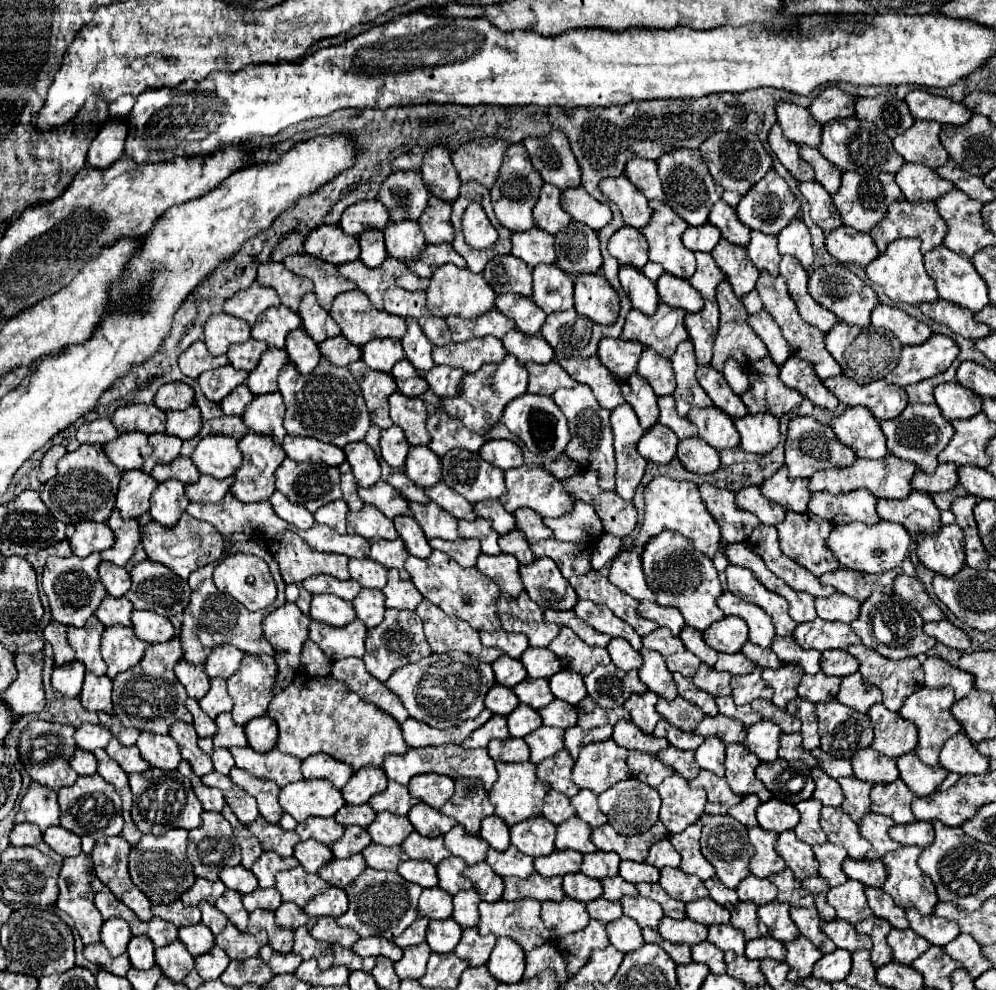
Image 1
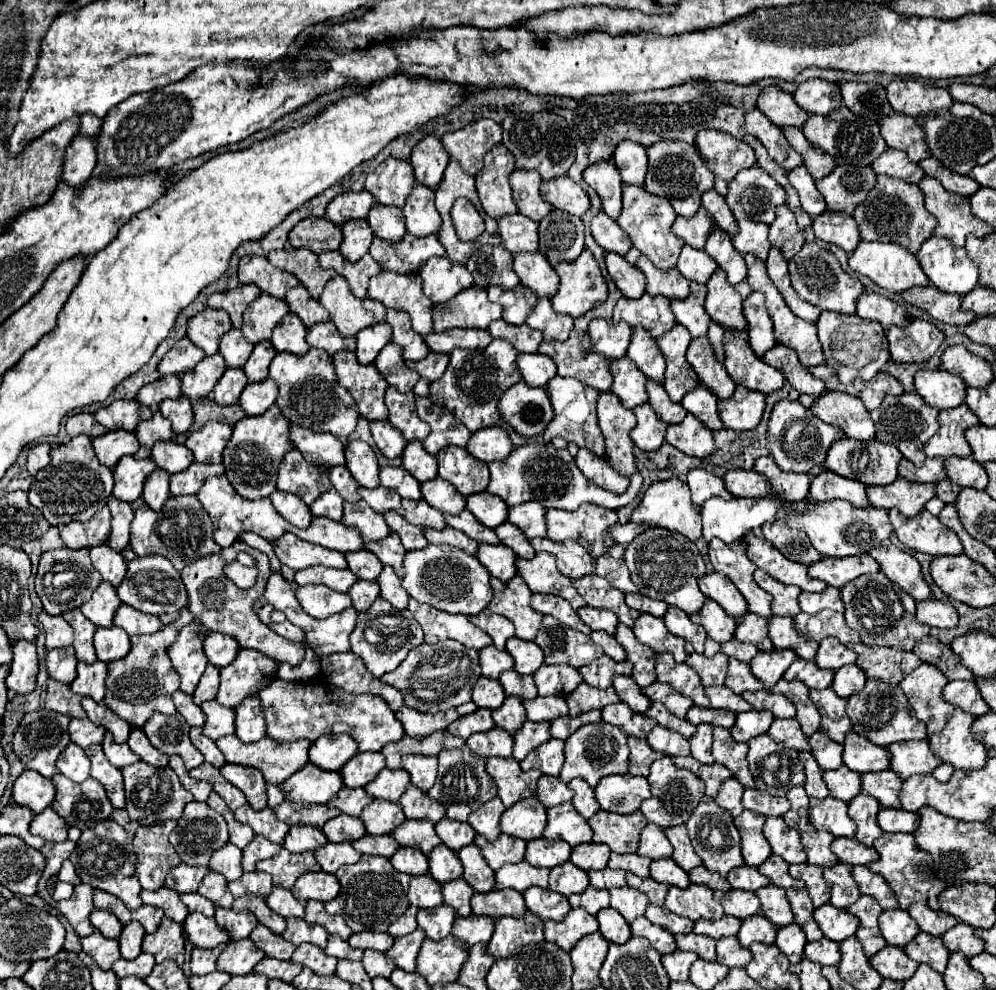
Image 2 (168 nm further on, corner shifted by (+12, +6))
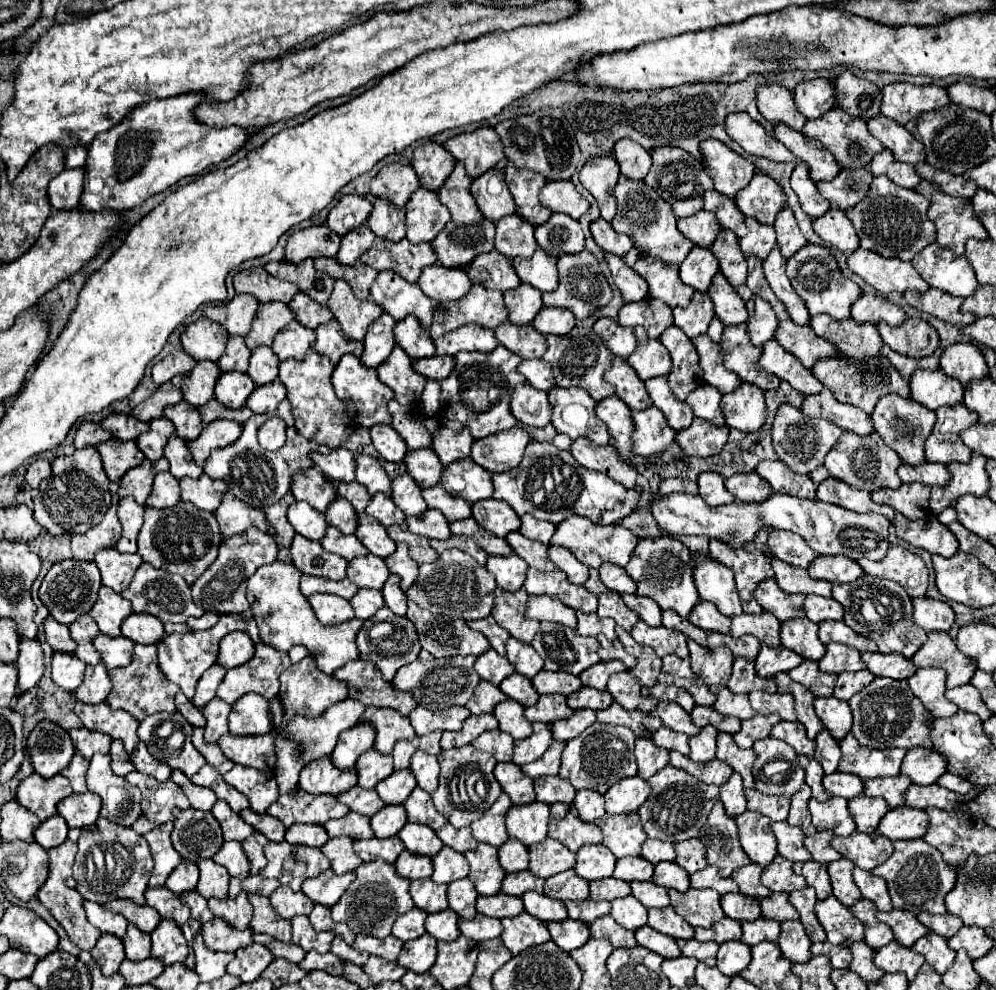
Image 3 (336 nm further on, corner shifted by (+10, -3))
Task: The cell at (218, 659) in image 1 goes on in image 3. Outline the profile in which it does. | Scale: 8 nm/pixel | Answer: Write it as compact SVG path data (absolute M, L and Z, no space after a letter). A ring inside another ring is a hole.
M232 632L226 638L222 638L216 664L230 670L240 664L246 664L252 658L252 654L254 654L254 644L252 644L250 636L242 634L242 632Z

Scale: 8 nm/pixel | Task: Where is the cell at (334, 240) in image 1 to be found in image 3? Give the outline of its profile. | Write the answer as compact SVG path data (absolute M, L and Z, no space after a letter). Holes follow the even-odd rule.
M326 224L310 226L310 228L296 230L294 234L290 234L284 260L298 264L304 258L336 256L338 248L340 248L340 236L332 232Z

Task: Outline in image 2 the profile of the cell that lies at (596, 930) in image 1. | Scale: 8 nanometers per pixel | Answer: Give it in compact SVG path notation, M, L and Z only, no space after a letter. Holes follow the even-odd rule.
M570 909L562 921L546 921L546 941L554 941L564 951L570 951L578 939L588 933L598 931L594 915L588 915L584 909Z

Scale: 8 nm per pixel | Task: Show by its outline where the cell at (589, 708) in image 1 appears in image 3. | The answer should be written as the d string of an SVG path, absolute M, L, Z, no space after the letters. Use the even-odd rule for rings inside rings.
M582 688L574 694L568 696L568 706L572 710L584 710L584 708L592 708L592 710L604 710L612 704L612 696L610 692L598 692L594 688Z

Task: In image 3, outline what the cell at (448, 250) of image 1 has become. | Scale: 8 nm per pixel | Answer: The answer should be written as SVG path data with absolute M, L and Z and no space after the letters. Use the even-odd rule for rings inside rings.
M376 238L374 244L370 246L370 250L364 252L362 262L372 266L378 272L390 270L390 272L400 274L408 282L416 282L420 272L426 266L436 264L438 258L436 258L430 242L412 244L410 240L404 238L396 244L392 244L382 238Z

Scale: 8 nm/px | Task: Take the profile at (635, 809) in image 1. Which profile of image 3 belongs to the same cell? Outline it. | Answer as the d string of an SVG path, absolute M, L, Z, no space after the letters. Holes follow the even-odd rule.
M638 776L614 784L606 794L606 812L608 814L630 814L636 812L648 798L650 784Z

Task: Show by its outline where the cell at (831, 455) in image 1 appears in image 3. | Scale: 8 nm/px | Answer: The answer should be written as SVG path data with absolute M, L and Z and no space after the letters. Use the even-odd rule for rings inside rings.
M780 404L774 416L772 424L772 440L774 440L774 450L780 456L780 460L792 468L796 474L810 474L818 466L824 464L824 456L832 450L832 446L838 442L842 436L842 428L836 424L830 424L828 420L814 420L802 414L802 410L790 406L790 404Z

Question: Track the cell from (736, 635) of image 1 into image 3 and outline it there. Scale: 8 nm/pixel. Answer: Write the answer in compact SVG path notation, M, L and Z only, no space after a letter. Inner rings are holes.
M698 602L694 612L688 618L694 626L706 630L706 632L718 632L718 634L730 634L730 624L732 620L728 616L722 616L714 604L710 602Z

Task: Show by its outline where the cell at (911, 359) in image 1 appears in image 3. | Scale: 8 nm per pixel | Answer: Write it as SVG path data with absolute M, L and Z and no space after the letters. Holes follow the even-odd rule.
M908 318L902 326L890 328L888 324L876 324L884 342L898 354L910 358L932 356L940 346L940 336L928 322L920 318Z

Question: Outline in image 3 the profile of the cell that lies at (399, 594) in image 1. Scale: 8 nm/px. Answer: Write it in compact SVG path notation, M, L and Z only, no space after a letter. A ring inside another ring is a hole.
M394 574L388 576L388 580L386 580L384 588L382 588L382 594L384 594L386 606L394 614L398 614L398 616L404 616L406 614L406 610L408 610L408 606L406 606L406 594L400 590L398 576L394 576Z

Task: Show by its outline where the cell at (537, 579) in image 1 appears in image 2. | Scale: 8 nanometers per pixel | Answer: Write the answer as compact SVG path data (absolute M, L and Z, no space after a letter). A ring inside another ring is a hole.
M536 553L534 559L516 561L518 573L534 593L552 593L566 599L572 609L580 609L586 601L576 591L570 577L564 577L556 567L556 557L550 553Z

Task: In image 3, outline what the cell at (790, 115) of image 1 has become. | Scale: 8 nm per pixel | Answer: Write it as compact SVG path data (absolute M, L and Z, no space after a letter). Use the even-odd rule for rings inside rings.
M766 84L758 88L756 104L758 104L760 114L772 124L786 124L798 132L806 124L806 118L798 112L794 104L792 92L778 84Z

